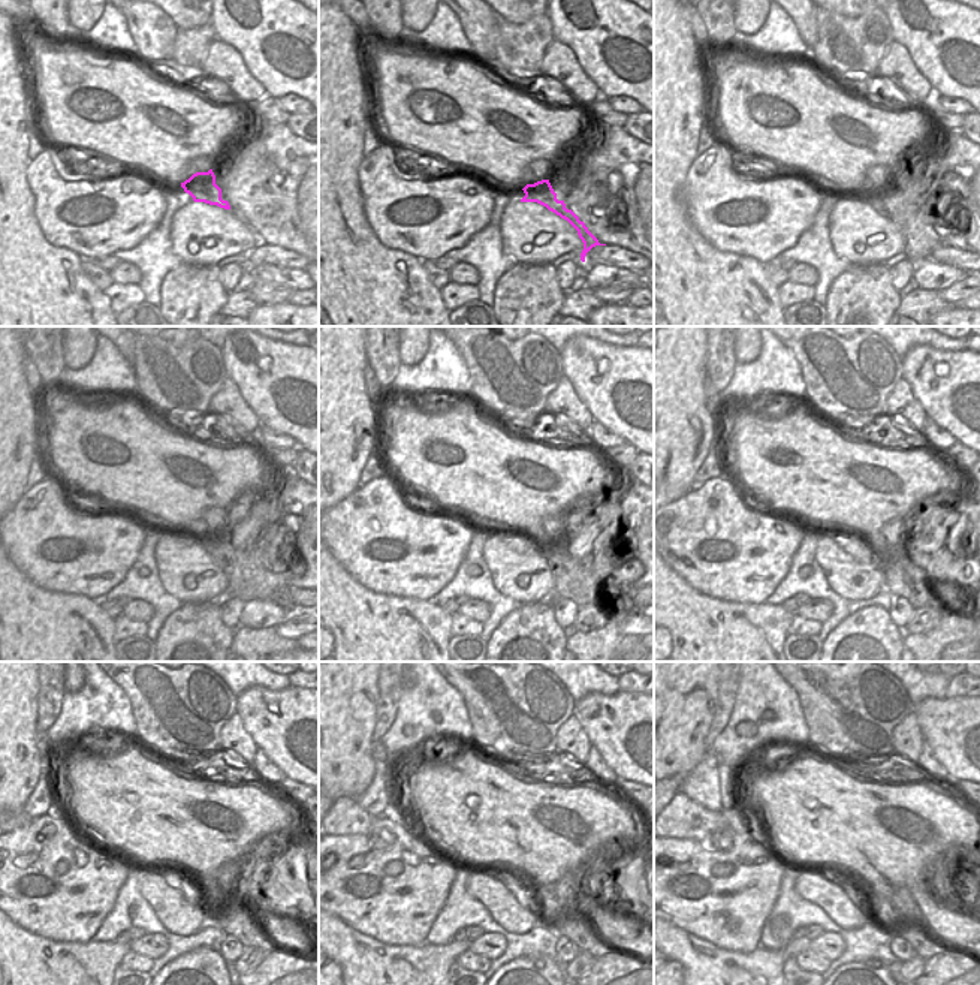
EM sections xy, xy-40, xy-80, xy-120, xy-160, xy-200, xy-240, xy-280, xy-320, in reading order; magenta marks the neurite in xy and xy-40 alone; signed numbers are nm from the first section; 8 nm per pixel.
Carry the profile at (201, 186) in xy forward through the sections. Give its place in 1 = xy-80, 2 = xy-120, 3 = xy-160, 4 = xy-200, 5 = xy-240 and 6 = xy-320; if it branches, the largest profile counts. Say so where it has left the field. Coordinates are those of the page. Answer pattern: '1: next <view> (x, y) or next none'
1: next xy-80 (917, 246)
2: next xy-120 (246, 581)
3: next xy-160 (575, 581)
4: next xy-200 (902, 578)
5: next xy-240 (234, 915)
6: next xy-320 (911, 930)

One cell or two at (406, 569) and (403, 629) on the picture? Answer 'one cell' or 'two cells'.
two cells

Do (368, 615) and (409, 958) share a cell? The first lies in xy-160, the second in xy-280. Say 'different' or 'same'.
same

